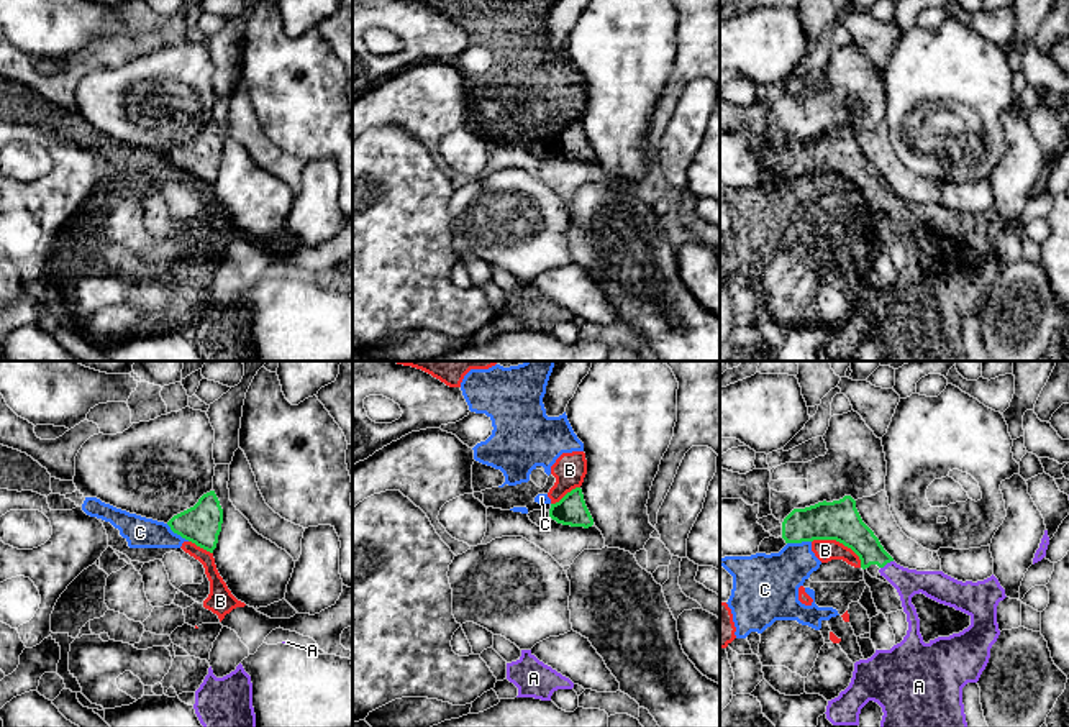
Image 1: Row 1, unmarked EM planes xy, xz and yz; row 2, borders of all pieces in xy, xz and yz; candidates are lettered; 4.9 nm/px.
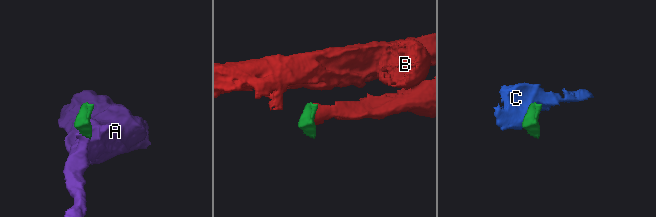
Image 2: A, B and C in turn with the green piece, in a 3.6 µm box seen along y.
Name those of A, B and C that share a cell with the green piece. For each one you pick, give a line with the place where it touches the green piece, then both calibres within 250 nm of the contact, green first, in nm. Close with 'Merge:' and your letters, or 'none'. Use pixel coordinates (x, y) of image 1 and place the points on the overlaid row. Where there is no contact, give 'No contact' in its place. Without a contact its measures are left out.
A: Touches green at yz (886, 563). Thickness 160 nm (green) against 130 nm
Merge: A

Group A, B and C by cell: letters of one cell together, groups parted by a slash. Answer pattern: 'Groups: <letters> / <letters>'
Groups: A / B C

